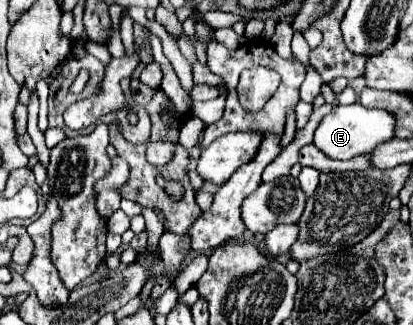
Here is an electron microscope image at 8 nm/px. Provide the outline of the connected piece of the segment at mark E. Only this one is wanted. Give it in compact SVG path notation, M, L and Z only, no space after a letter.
M359 102L349 104L349 106L335 106L331 114L327 114L319 128L315 130L315 146L325 152L329 158L335 160L349 160L359 154L371 152L377 144L389 142L395 138L395 126L397 118L383 110L383 108L365 108Z

